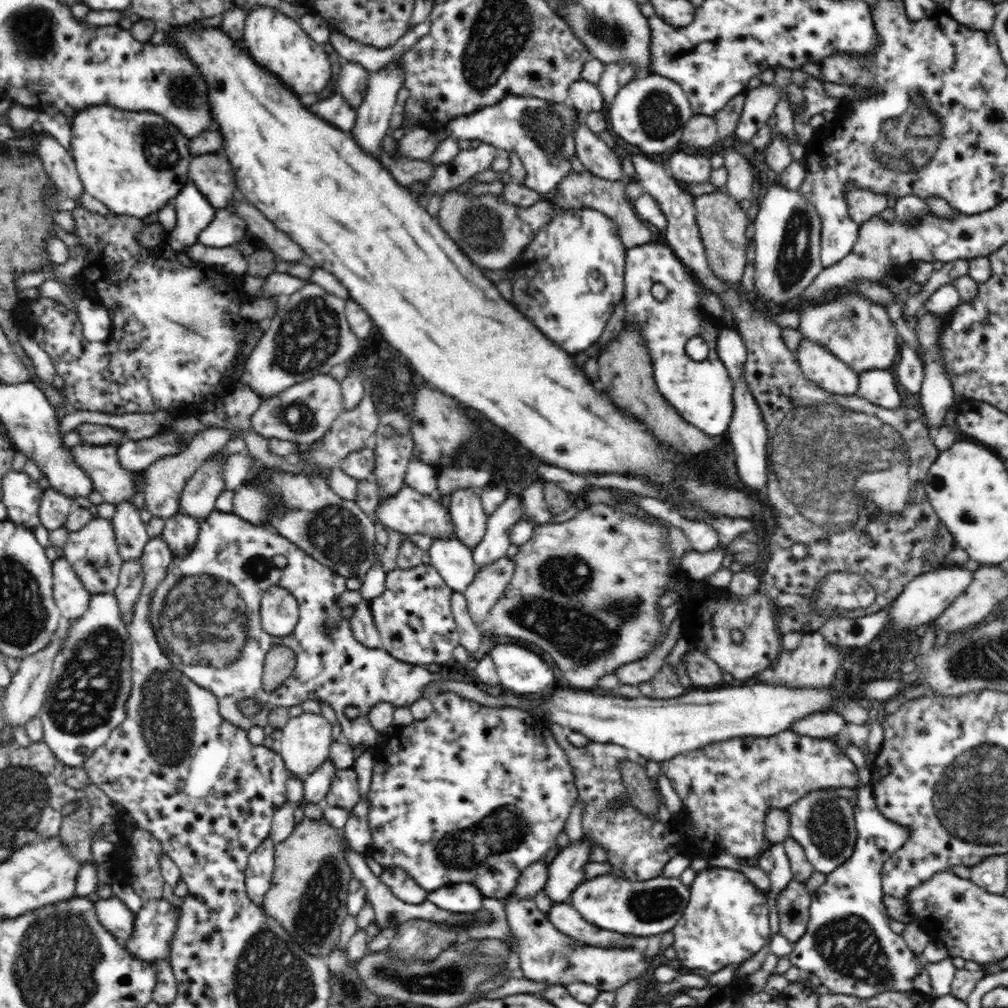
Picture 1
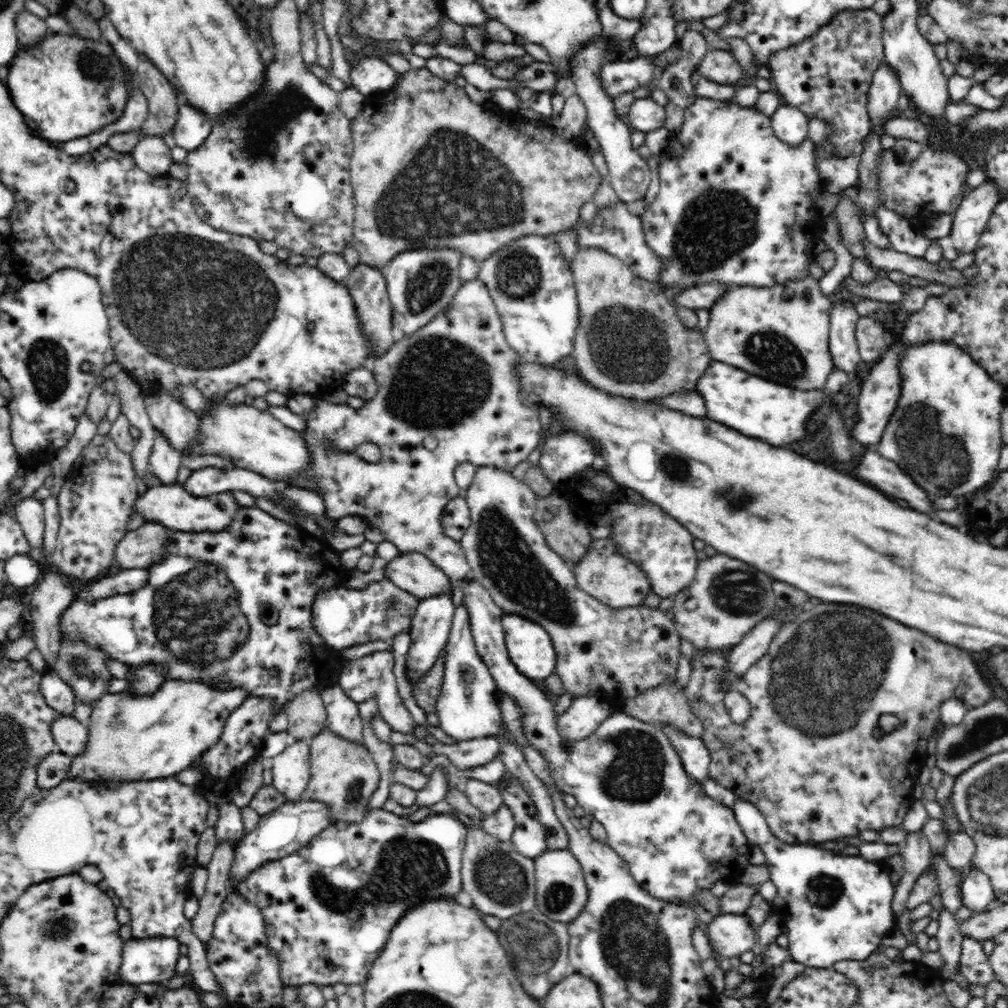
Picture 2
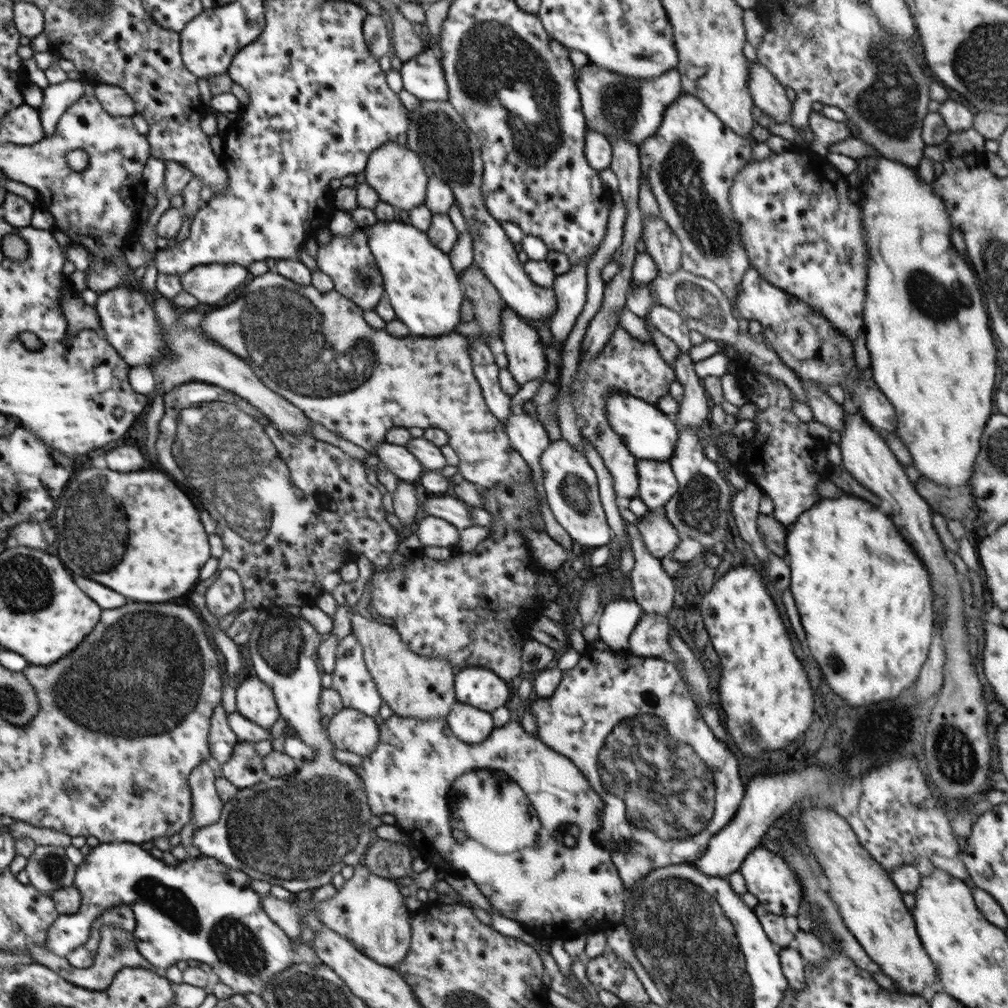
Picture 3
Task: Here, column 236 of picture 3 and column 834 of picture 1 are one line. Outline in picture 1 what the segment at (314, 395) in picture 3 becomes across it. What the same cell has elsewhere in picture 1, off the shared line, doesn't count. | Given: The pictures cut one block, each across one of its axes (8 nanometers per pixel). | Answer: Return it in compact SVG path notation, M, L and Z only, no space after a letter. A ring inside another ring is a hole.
M856 290L848 292L832 302L806 306L800 310L800 324L797 329L802 336L826 345L840 360L844 361L856 374L865 369L890 368L896 362L901 340L896 325L890 319L886 307Z

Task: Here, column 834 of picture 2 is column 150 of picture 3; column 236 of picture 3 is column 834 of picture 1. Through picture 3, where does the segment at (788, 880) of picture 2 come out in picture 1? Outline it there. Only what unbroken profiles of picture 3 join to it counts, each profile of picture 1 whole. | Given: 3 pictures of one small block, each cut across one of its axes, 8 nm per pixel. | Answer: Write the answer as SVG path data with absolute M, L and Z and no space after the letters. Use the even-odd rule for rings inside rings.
M871 781L858 790L852 814L856 819L857 830L852 856L844 861L844 864L836 867L836 870L828 873L826 882L815 893L811 893L806 934L794 943L794 949L788 955L790 963L800 968L802 973L814 973L821 980L821 984L827 986L829 992L834 994L872 998L884 989L896 992L913 990L912 980L918 974L924 973L924 968L916 960L917 956L908 949L904 938L890 929L892 918L887 914L883 903L886 894L883 890L882 874L884 863L904 844L909 832L901 828L900 824L888 820L879 811Z

